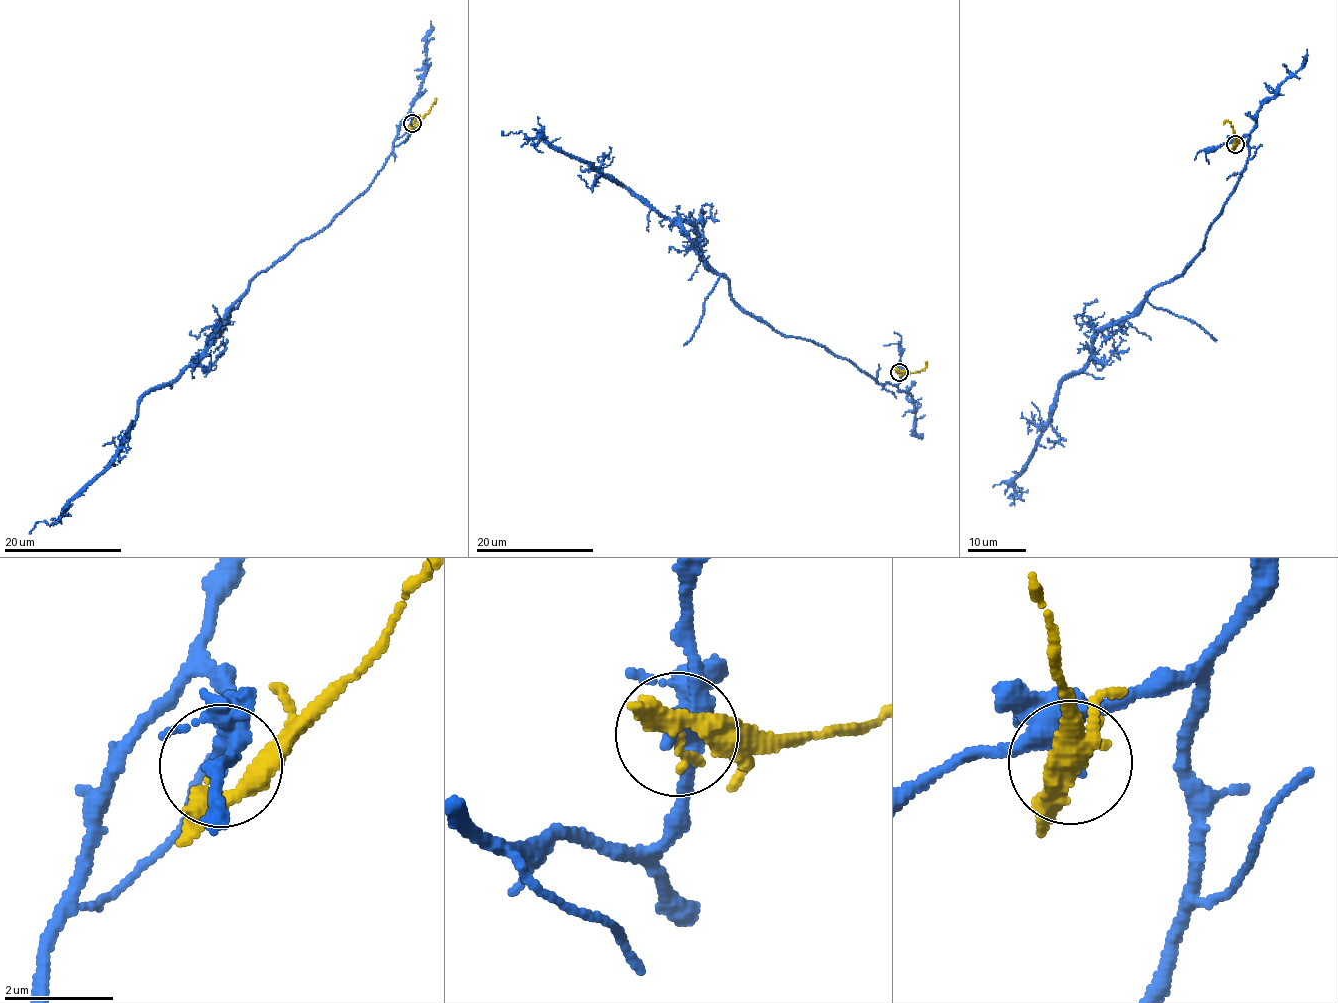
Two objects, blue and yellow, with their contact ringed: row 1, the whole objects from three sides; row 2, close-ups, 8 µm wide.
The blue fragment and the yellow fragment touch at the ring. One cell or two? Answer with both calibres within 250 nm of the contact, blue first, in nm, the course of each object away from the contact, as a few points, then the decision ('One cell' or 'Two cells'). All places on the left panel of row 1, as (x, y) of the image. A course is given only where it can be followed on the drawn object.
Thickness 280 nm (blue) against 200 nm. Course of blue: (412, 124), (409, 114), (369, 186), (250, 282), (187, 367), (142, 399), (115, 457), (58, 521), (29, 533). Course of yellow: (412, 124), (424, 116), (435, 99), (435, 103). Two cells

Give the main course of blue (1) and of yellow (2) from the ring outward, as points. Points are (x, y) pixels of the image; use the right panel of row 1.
1: (1235, 144), (1249, 135), (1249, 159), (1201, 251), (1104, 327), (1092, 358), (1060, 384), (1010, 505)
2: (1235, 144), (1232, 125), (1228, 121), (1223, 124)

